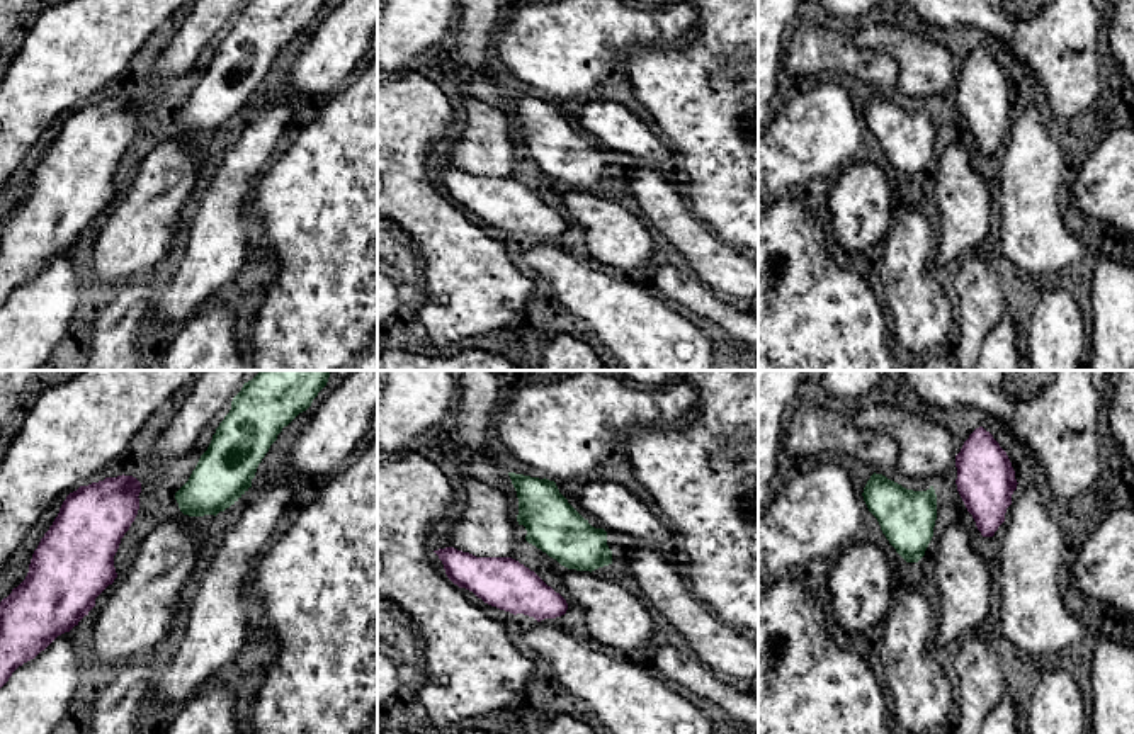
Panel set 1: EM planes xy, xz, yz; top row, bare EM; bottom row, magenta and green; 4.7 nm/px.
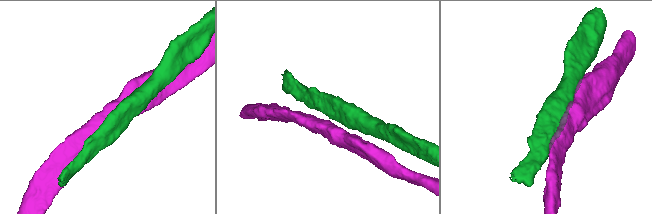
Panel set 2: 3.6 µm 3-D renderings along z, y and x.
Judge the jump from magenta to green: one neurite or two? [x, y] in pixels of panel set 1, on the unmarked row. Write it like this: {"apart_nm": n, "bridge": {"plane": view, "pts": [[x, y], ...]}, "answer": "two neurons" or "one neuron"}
{"apart_nm": 100, "bridge": {"plane": "xz", "pts": [[517, 180], [529, 162]]}, "answer": "two neurons"}

